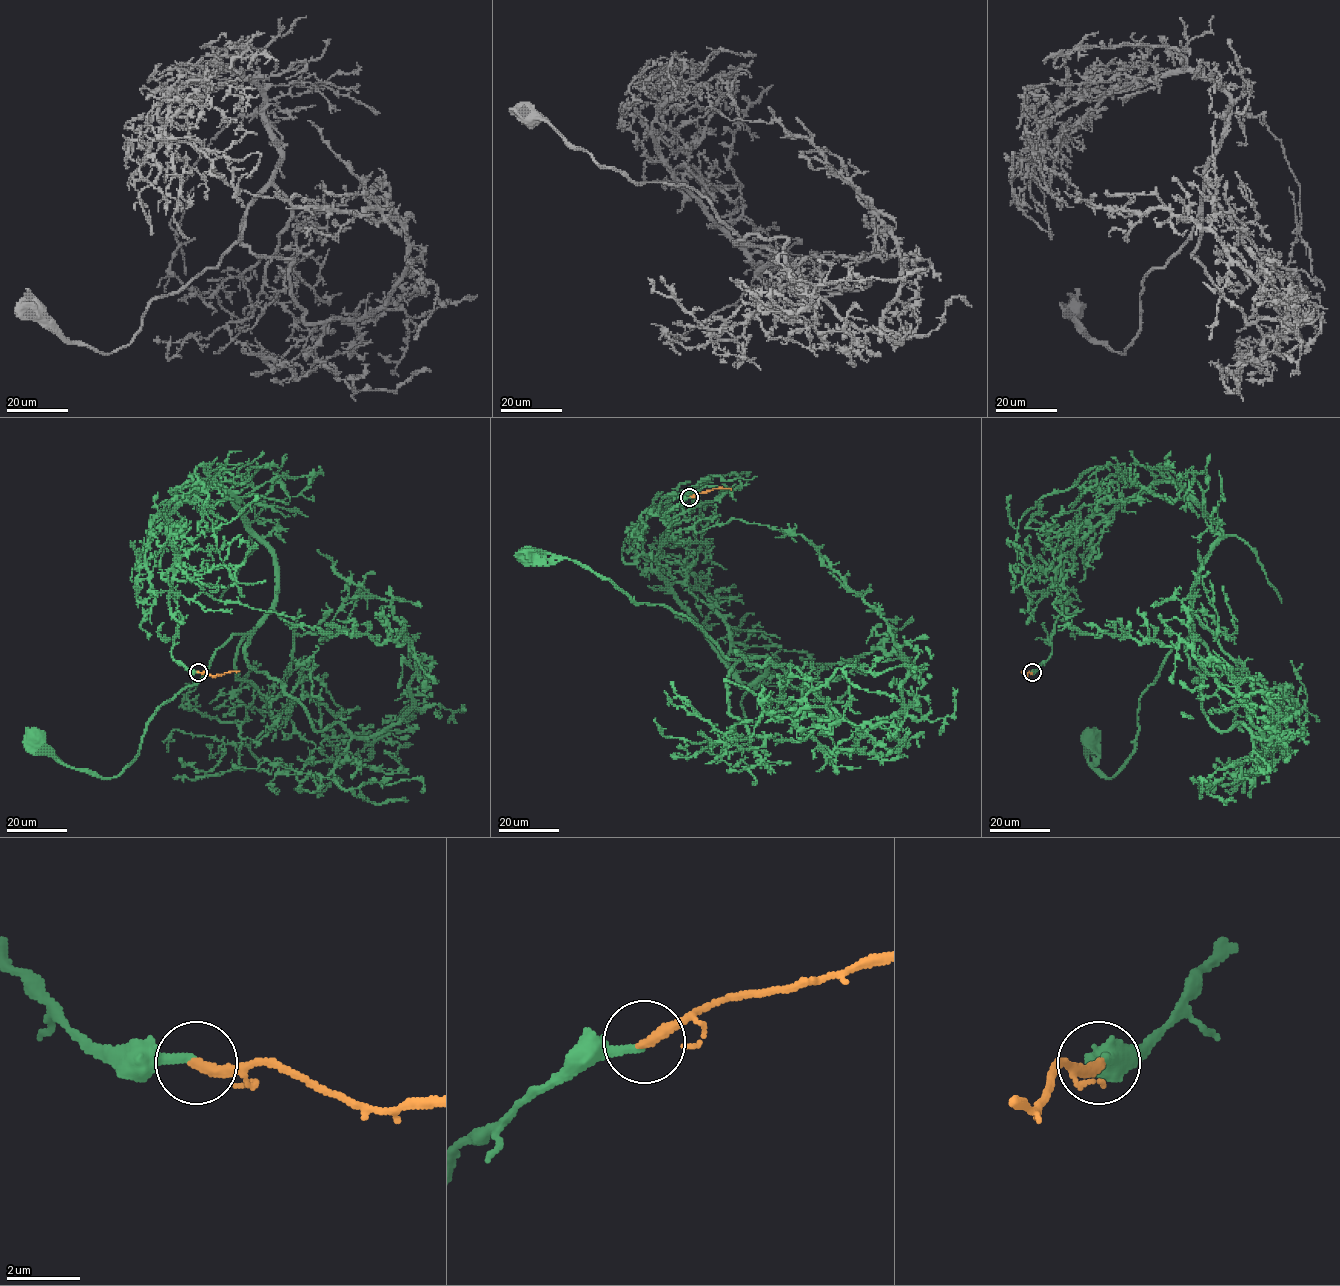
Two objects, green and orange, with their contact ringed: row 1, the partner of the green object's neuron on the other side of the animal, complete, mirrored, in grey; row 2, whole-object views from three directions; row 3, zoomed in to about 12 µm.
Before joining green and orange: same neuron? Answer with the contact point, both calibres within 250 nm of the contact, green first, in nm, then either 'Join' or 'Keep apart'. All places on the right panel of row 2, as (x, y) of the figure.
Place: (1032, 672). Thickness 240 nm (green) against 320 nm. Join

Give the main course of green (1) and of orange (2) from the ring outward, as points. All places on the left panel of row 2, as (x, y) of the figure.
1: (198, 672), (171, 652), (167, 518), (213, 481), (272, 554), (274, 606), (158, 707), (114, 777), (31, 740)
2: (198, 672), (212, 676), (240, 671)

